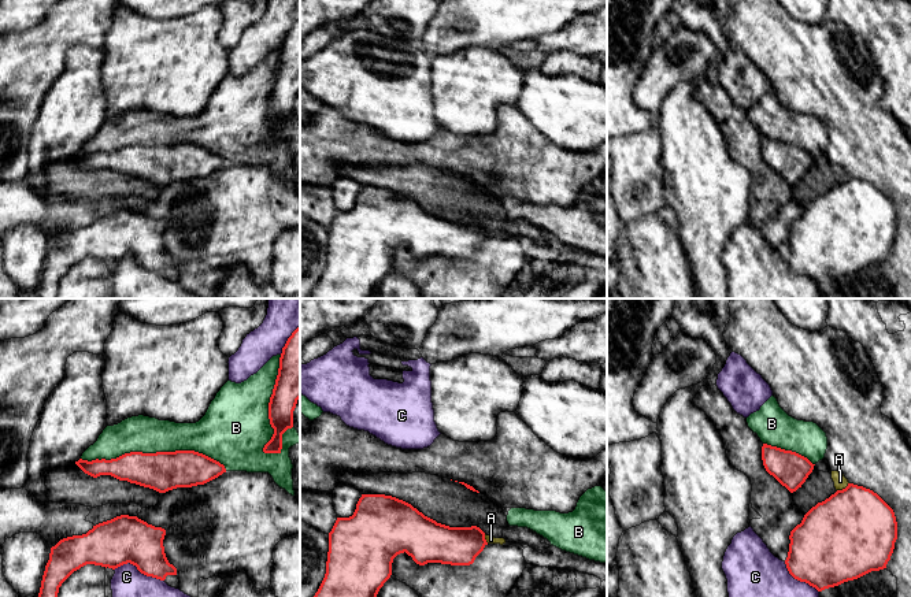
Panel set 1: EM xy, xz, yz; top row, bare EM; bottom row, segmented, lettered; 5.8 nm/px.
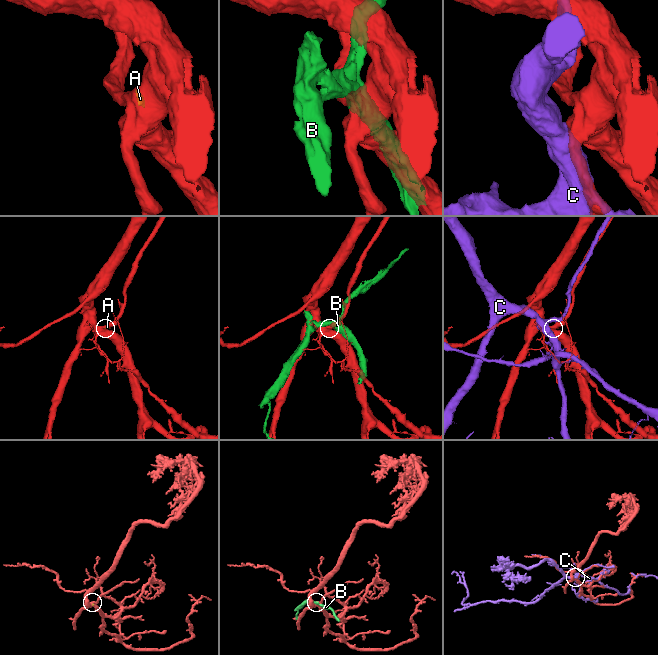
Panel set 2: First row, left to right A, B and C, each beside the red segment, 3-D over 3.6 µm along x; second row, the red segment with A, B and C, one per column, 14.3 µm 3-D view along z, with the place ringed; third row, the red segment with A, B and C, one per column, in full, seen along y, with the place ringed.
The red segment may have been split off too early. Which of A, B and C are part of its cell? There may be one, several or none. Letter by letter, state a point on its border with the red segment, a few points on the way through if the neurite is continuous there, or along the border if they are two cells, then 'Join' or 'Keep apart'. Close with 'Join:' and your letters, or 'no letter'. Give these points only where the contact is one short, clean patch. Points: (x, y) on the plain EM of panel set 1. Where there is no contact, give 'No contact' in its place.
A: Touches red at yz (843, 182). Boundary: yz (848, 175), (837, 184). Keep apart
B: Touches red at xy (156, 145). Keep apart
C: Touches red at xy (139, 263). Keep apart
Join: no letter

